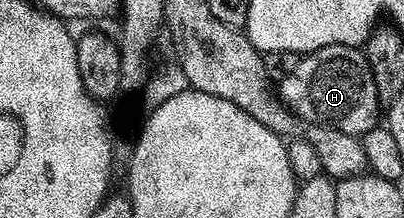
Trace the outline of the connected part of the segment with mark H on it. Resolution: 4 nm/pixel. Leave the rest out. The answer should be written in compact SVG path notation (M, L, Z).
M332 45L304 54L299 67L279 82L279 89L279 96L287 108L305 121L330 125L354 135L363 135L368 129L378 128L379 102L375 79L371 79L371 67L360 48Z

